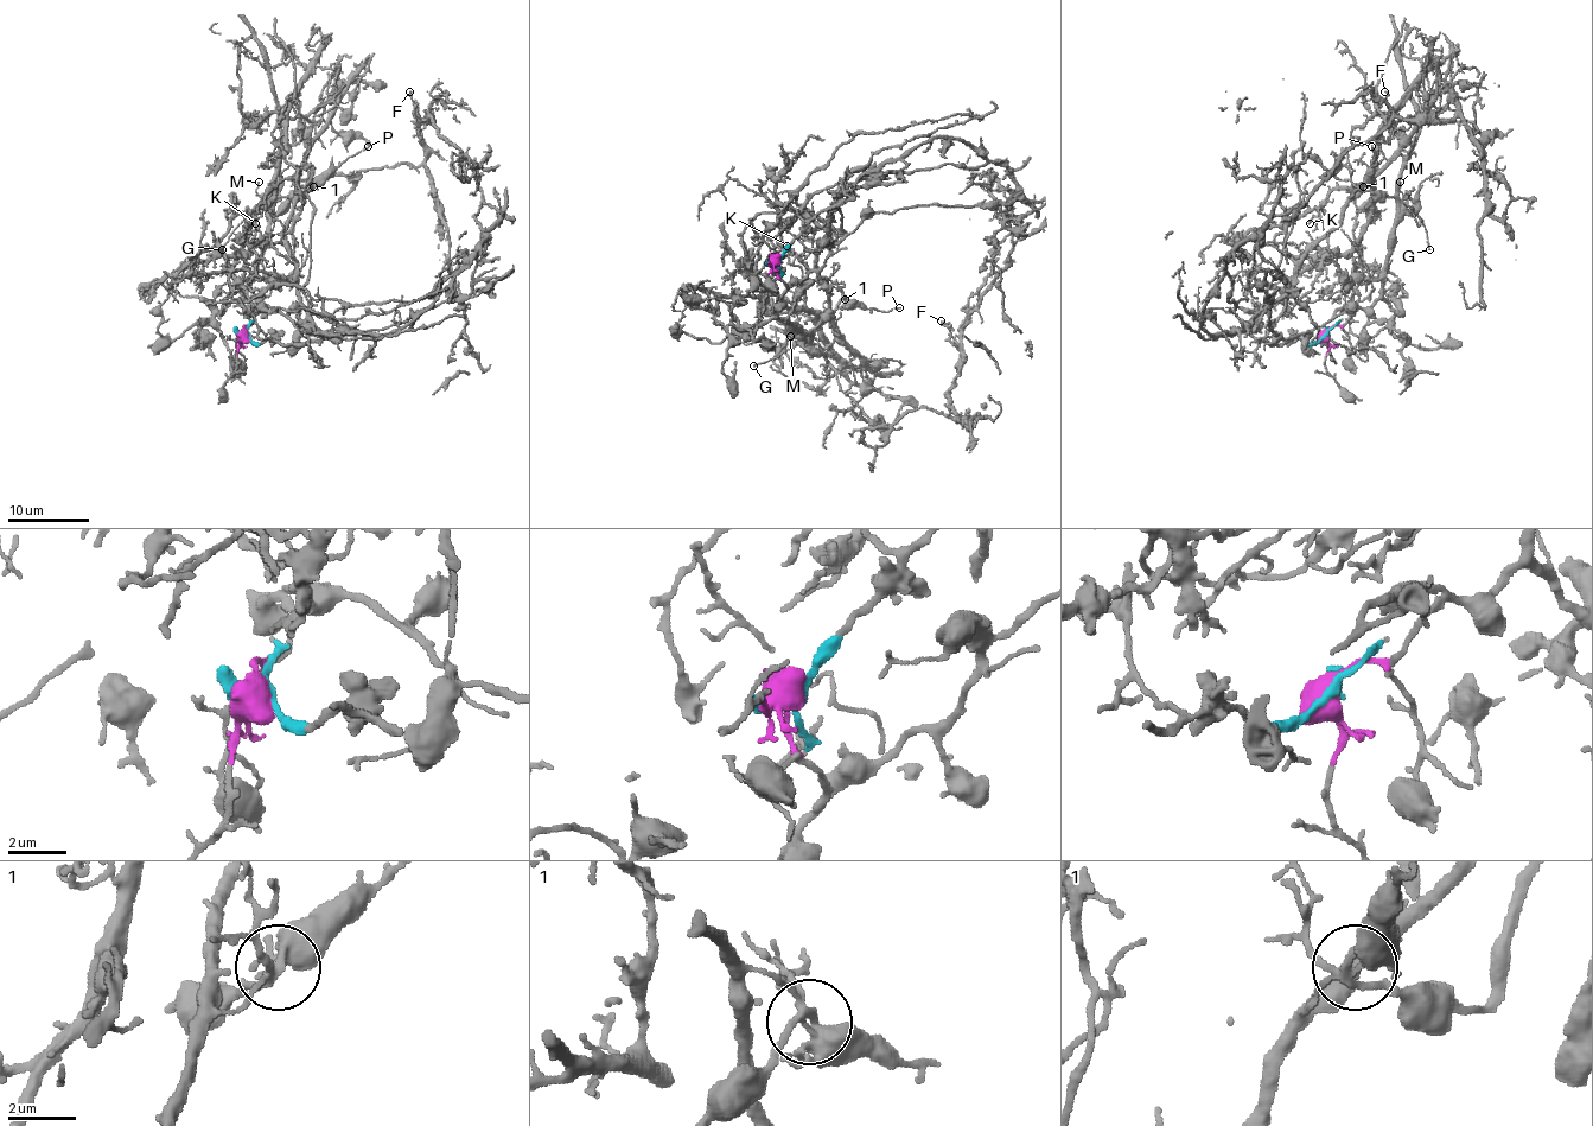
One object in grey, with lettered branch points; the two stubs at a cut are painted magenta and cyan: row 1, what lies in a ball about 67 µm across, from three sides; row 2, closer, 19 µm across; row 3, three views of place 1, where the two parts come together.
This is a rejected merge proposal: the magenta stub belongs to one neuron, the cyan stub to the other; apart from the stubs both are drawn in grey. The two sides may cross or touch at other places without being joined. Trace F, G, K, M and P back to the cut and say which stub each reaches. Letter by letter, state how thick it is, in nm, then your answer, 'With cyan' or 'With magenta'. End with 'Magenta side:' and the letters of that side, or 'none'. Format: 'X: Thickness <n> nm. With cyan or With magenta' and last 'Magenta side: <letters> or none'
F: Thickness 160 nm. With cyan
G: Thickness 120 nm. With magenta
K: Thickness 140 nm. With cyan
M: Thickness 80 nm. With magenta
P: Thickness 140 nm. With magenta
Magenta side: G, M, P

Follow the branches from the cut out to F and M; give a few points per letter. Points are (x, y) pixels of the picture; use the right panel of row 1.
F: (1325, 336), (1272, 344), (1242, 329), (1228, 258), (1351, 147), (1395, 118), (1410, 125), (1388, 119), (1384, 90)
M: (1325, 336), (1331, 328), (1372, 305), (1381, 294), (1396, 223), (1396, 207), (1404, 195), (1399, 189), (1401, 183)

